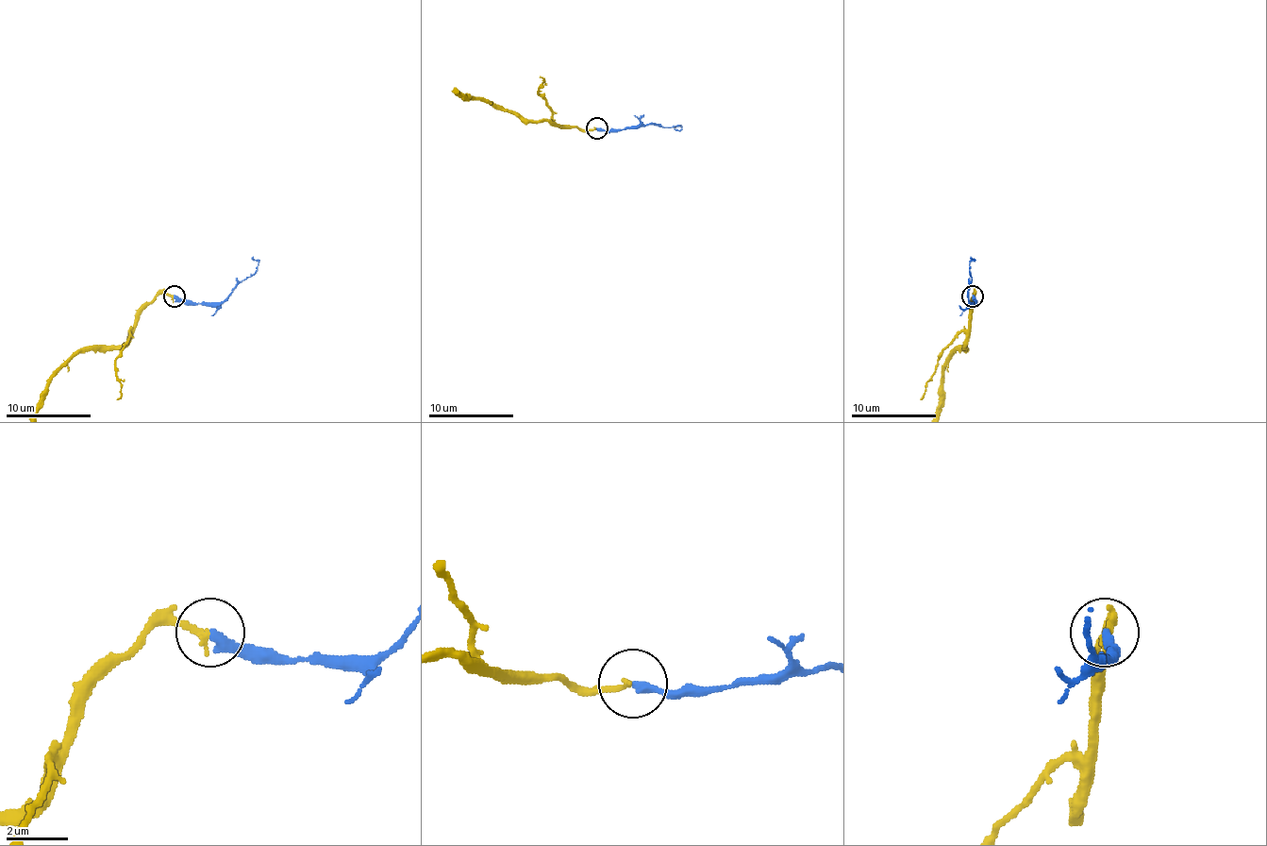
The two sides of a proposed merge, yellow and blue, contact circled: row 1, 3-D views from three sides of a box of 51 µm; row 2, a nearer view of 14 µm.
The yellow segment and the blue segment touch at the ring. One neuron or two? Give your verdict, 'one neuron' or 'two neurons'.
one neuron

